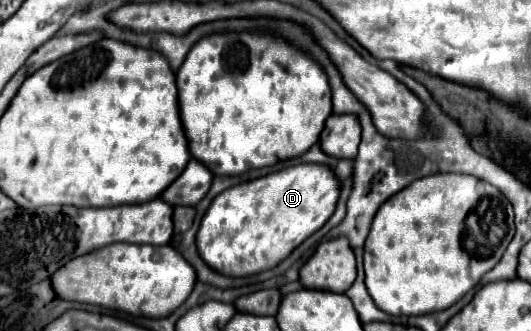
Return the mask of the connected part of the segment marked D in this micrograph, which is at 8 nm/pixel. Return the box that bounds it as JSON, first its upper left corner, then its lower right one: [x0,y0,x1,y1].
[198,163,342,277]

